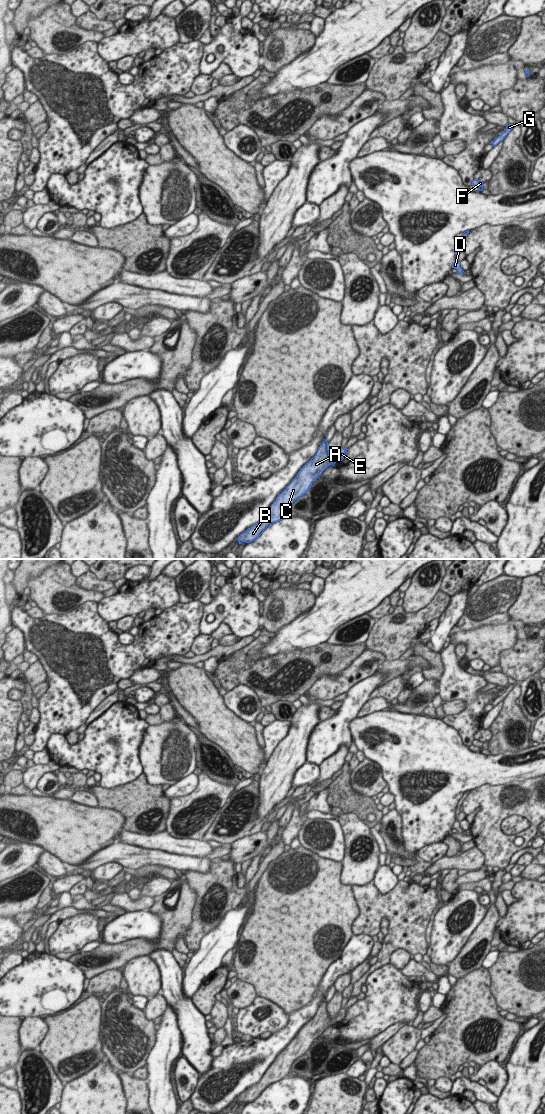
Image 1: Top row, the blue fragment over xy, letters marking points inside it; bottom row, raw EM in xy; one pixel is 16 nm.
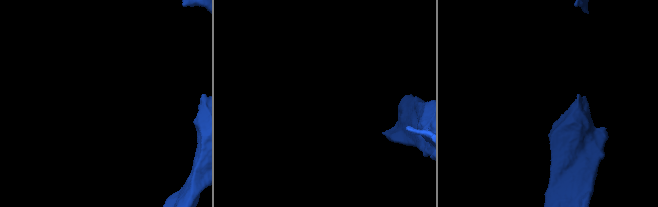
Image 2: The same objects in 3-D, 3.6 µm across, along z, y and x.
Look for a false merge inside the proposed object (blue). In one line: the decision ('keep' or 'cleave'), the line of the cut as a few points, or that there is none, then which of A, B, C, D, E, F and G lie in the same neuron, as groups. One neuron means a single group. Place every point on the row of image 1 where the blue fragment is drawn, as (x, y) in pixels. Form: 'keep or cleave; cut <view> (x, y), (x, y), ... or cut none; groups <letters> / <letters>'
keep; cut none; groups A B C D E F G

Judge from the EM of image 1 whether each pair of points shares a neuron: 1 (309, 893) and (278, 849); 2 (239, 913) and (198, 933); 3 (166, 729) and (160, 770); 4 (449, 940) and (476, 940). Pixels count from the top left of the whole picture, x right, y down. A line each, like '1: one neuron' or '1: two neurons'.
1: two neurons
2: two neurons
3: one neuron
4: two neurons

